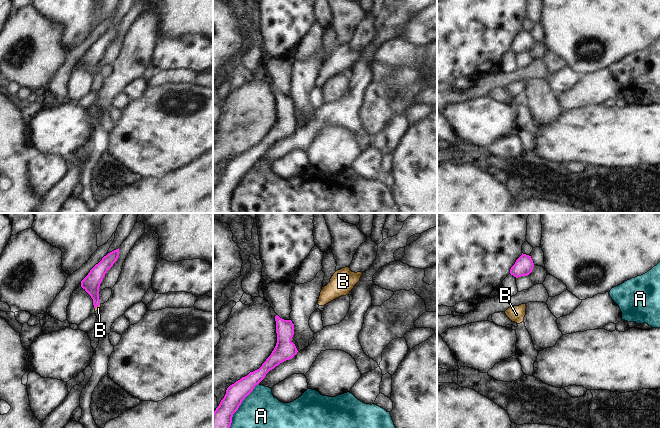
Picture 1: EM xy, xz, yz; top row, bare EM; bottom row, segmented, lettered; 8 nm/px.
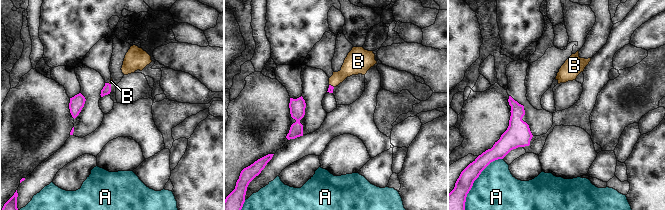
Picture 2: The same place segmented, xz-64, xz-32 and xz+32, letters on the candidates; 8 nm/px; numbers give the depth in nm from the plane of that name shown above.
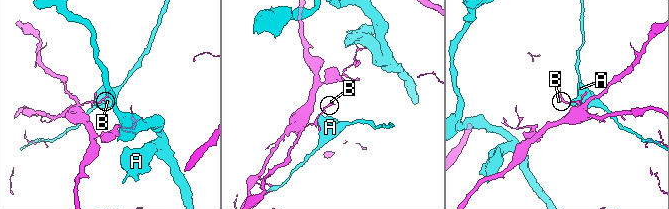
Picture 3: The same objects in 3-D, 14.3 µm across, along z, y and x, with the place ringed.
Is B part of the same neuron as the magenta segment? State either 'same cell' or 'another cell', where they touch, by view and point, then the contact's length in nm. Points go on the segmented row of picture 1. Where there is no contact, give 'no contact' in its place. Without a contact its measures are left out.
same cell | xy (97, 306) | 60 nm

